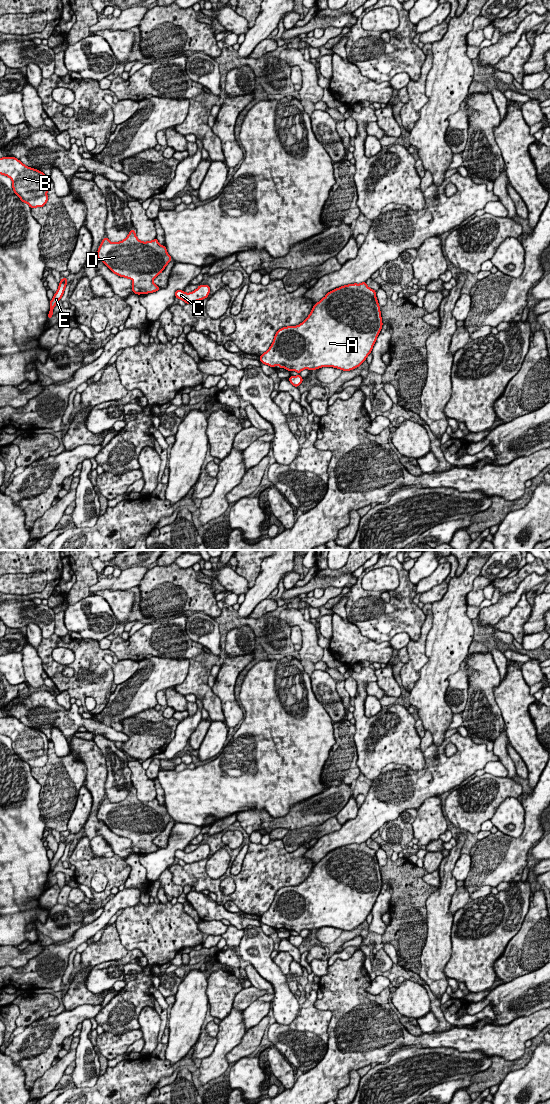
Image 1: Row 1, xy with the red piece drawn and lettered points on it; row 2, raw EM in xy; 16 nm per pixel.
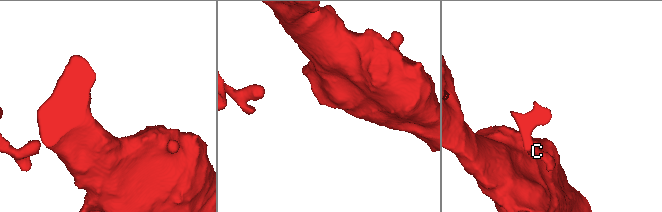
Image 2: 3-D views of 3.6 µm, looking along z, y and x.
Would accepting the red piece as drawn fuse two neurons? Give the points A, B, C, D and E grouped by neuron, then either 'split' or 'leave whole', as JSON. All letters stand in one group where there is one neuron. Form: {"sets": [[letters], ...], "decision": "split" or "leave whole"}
{"sets": [["A", "B", "C", "D", "E"]], "decision": "leave whole"}

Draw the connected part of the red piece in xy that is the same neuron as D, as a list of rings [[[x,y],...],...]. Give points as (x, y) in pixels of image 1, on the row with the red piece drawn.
[[[134,230],[120,241],[112,243],[103,239],[97,258],[116,275],[133,280],[132,291],[138,295],[158,291],[160,288],[153,280],[172,260],[165,246],[152,241],[140,241]]]

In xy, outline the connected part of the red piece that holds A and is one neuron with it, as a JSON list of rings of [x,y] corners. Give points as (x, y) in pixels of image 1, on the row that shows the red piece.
[[[366,282],[349,284],[334,289],[316,303],[309,316],[297,326],[288,326],[279,329],[270,348],[260,356],[260,361],[270,367],[279,366],[288,371],[296,371],[297,376],[290,376],[289,381],[298,387],[303,378],[299,373],[304,369],[315,370],[321,367],[334,367],[343,371],[350,371],[360,366],[371,353],[372,348],[382,328],[380,306],[376,291],[369,288]]]

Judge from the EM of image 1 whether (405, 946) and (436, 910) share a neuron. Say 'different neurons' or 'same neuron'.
different neurons

